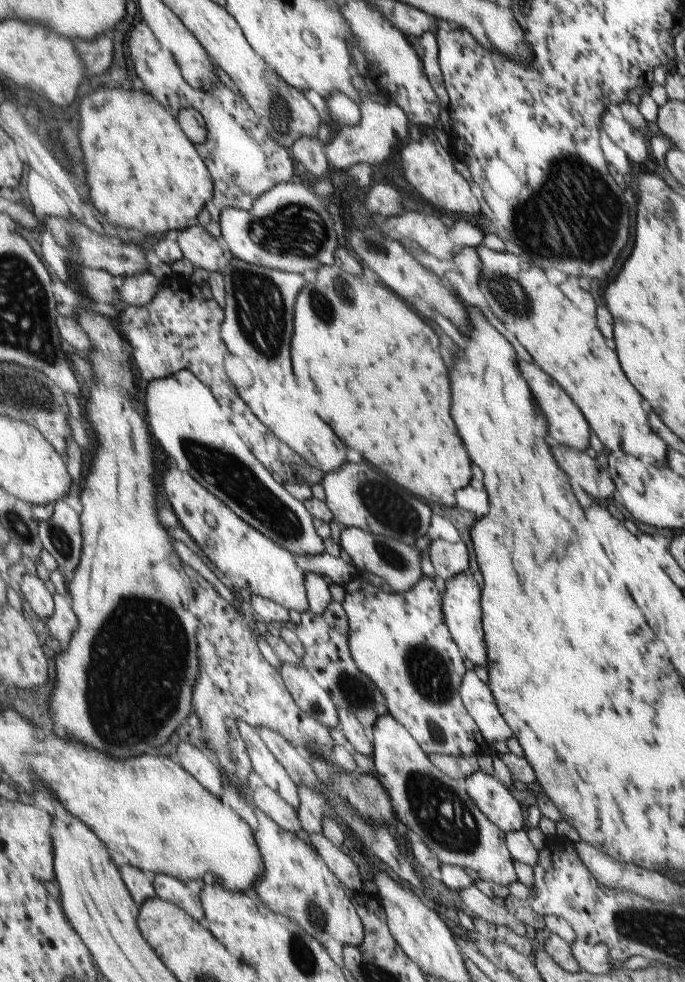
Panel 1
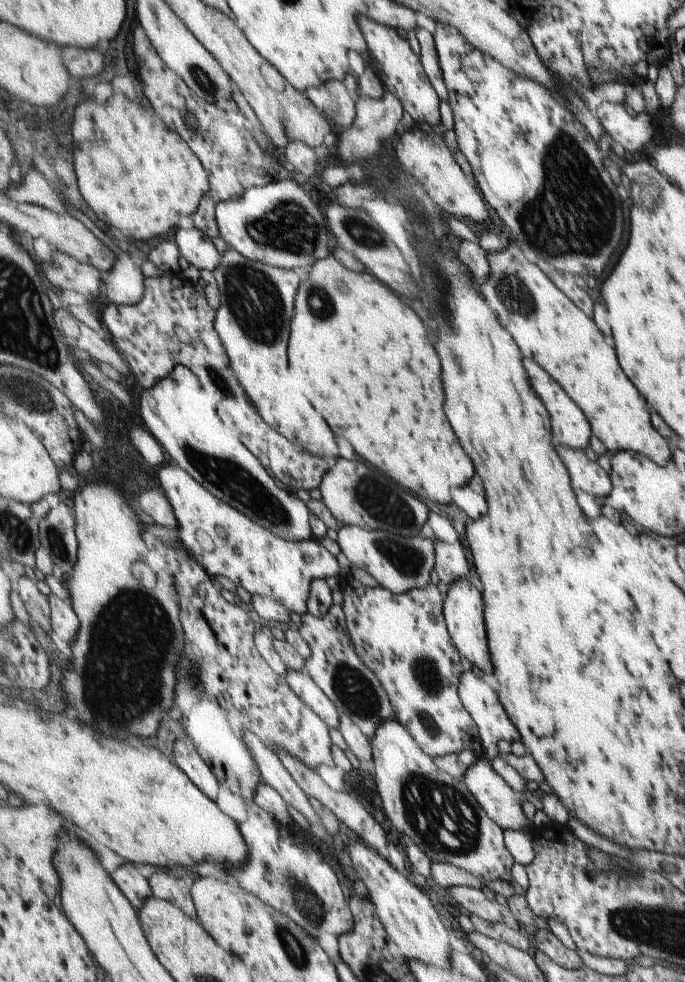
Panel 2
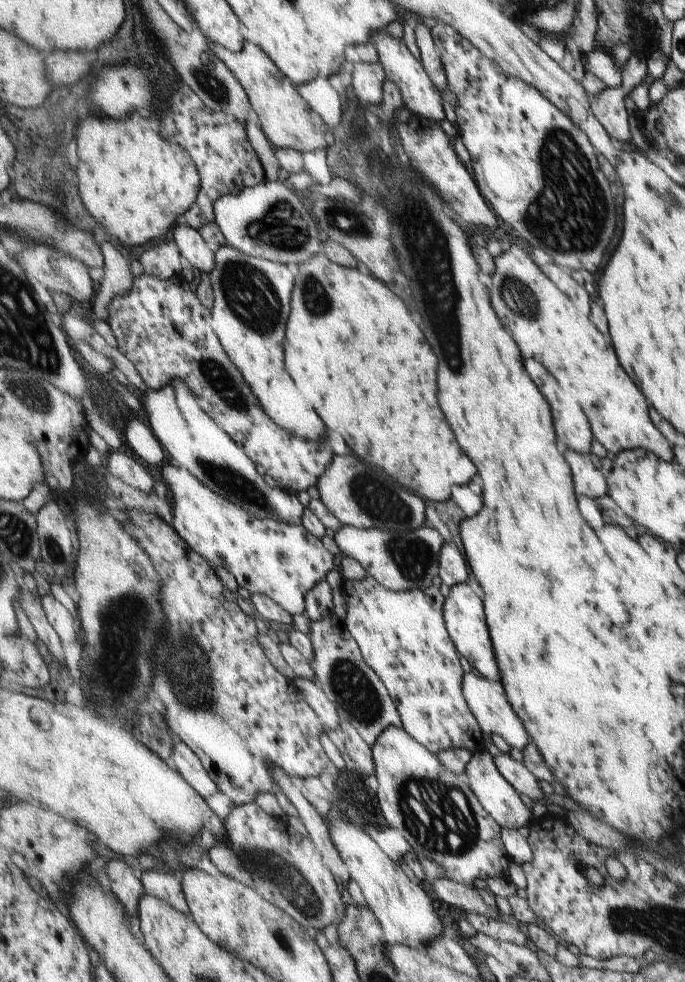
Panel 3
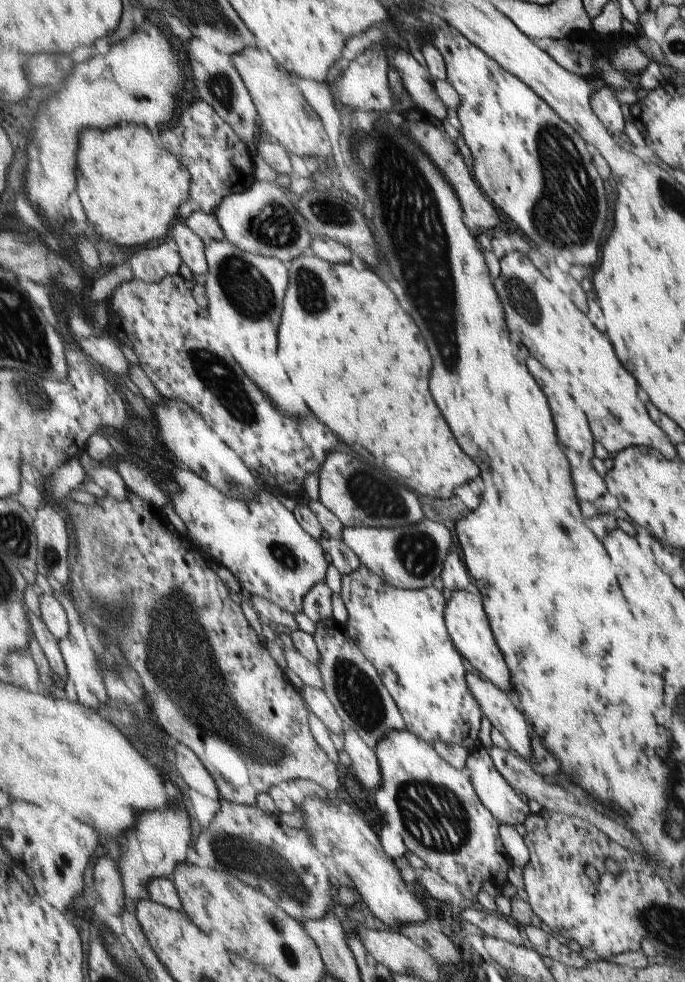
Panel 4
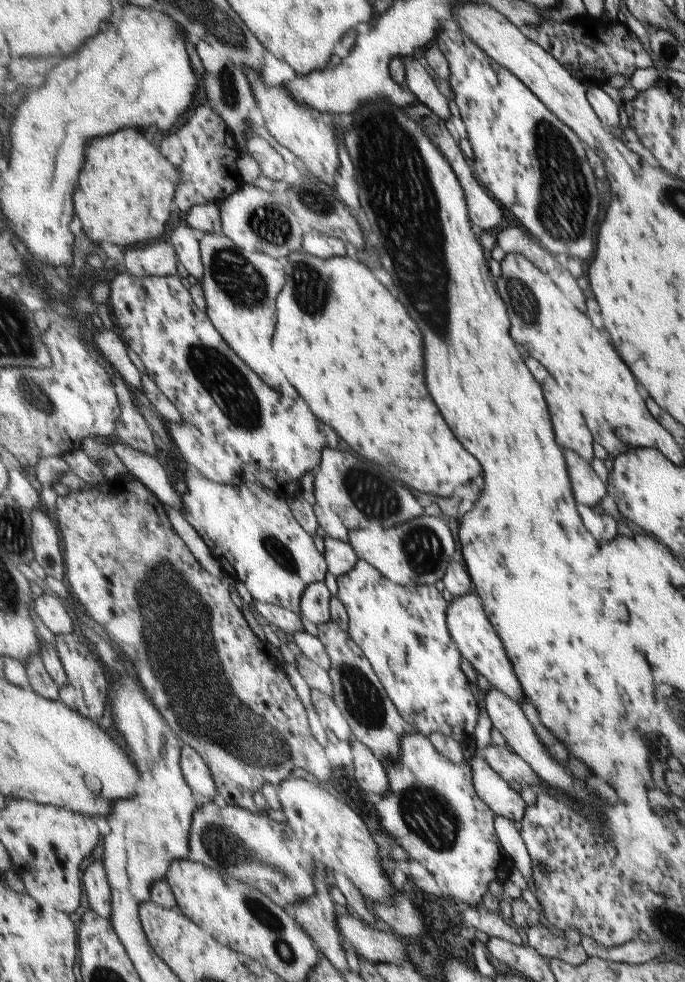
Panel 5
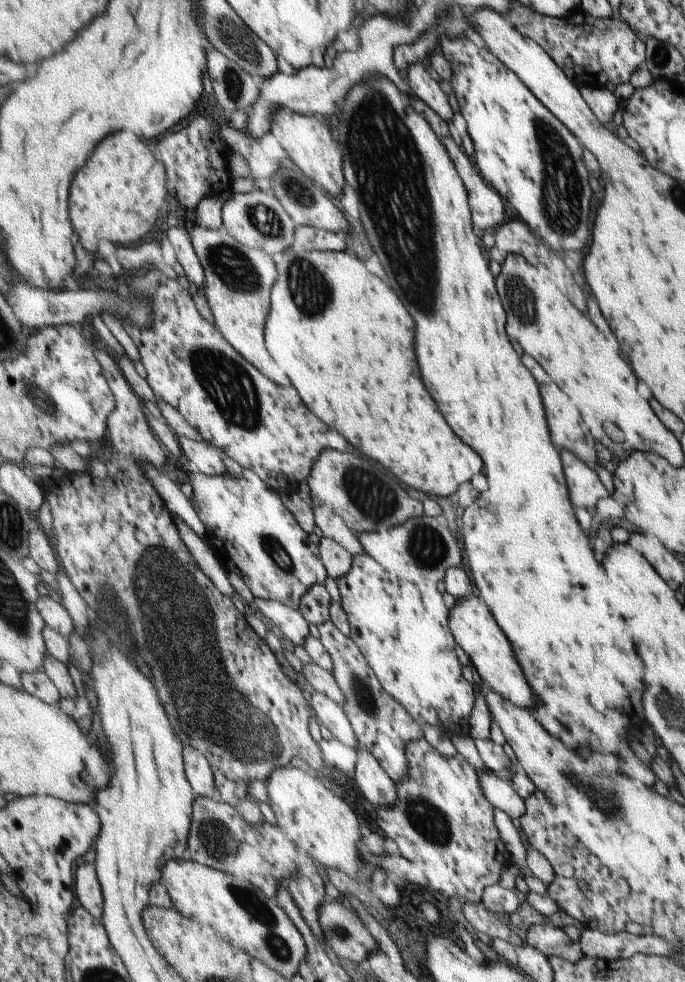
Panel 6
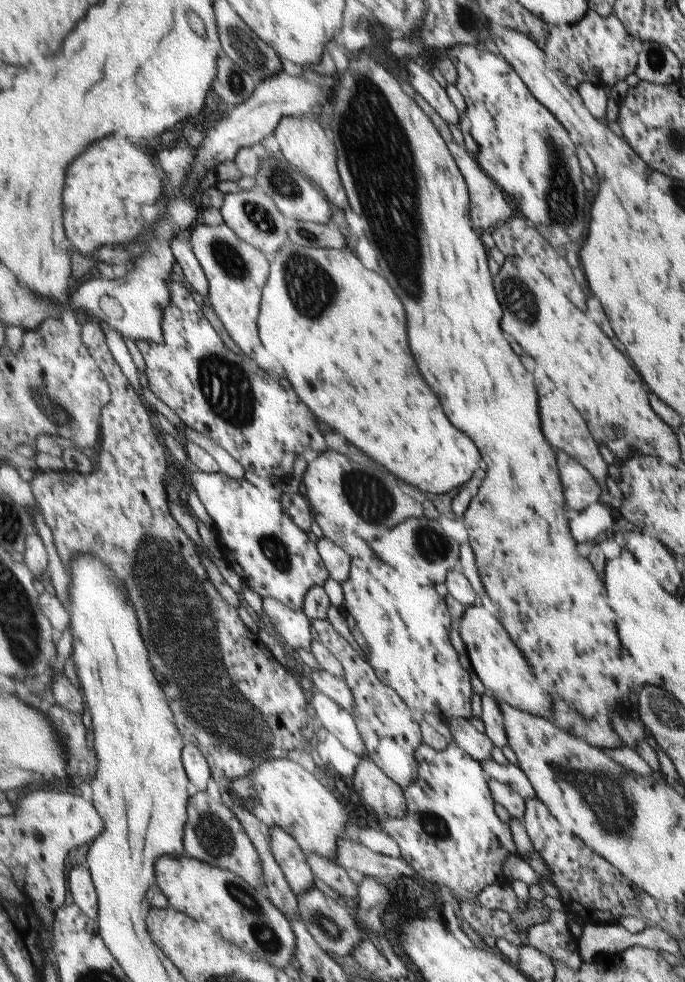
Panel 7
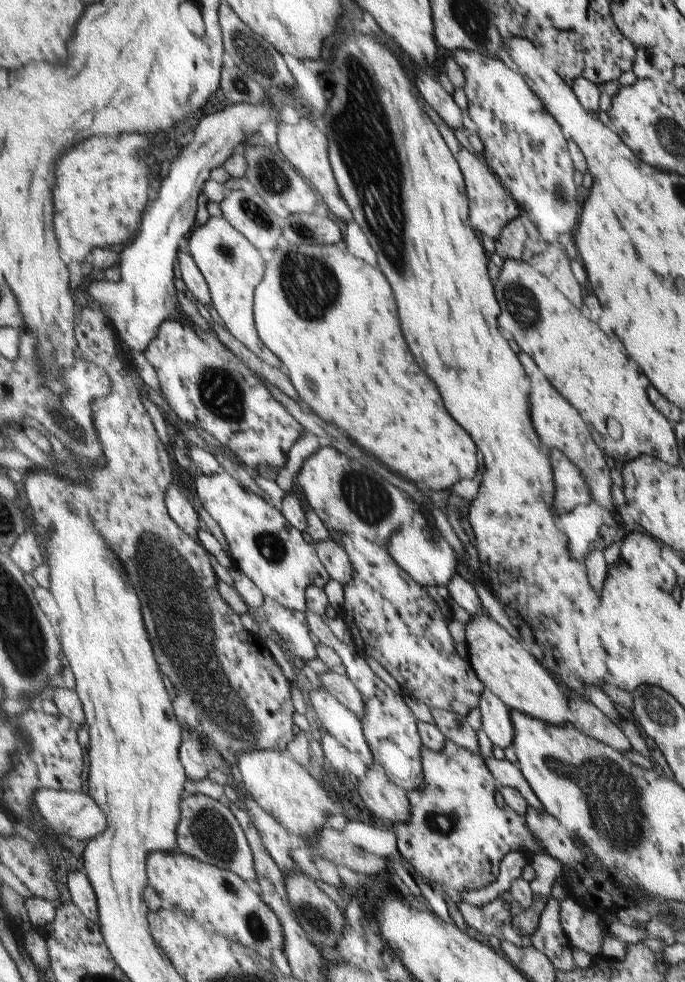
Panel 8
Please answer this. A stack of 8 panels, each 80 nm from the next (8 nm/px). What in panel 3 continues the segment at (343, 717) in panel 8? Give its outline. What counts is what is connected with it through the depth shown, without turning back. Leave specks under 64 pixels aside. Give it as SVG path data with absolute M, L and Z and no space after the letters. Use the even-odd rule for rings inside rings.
M295 677L293 682L308 703L316 710L318 717L328 728L341 726L341 716L335 703L313 679Z

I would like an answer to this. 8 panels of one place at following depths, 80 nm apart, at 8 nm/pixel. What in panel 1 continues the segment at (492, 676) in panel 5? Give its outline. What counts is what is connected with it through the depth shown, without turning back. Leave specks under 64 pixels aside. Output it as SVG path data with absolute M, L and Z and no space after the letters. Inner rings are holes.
M472 571L459 573L450 578L444 592L444 613L449 630L460 646L461 652L477 666L488 666L489 657L483 622L483 606L481 606L481 584L477 582Z

